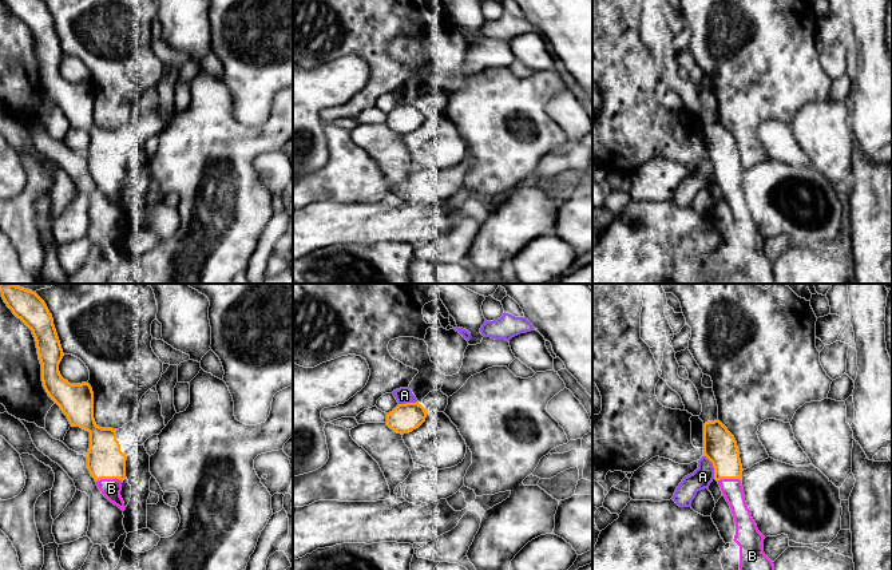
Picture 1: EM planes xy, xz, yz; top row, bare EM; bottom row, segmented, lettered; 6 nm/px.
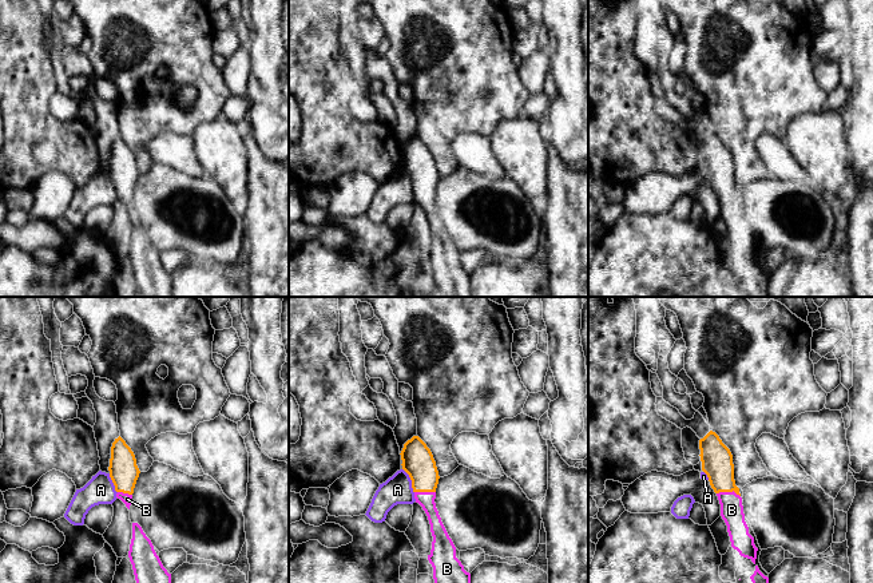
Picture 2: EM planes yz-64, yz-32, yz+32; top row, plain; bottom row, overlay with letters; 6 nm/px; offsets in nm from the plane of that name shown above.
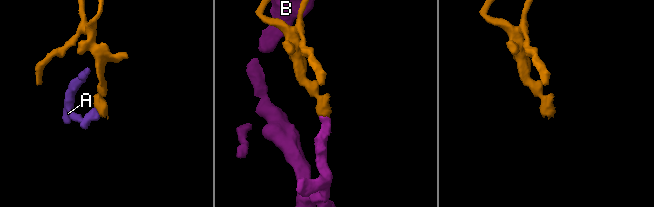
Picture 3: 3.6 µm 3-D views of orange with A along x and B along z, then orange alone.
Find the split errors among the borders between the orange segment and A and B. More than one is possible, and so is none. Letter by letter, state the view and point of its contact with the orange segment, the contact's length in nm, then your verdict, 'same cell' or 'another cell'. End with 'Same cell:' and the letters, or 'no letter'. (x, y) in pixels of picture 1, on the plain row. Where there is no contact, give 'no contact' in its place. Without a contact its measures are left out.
A: meets orange in yz at (713, 166); contact 160 nm long; another cell
B: meets orange in yz at (730, 178); contact 150 nm long; same cell
Same cell: B

